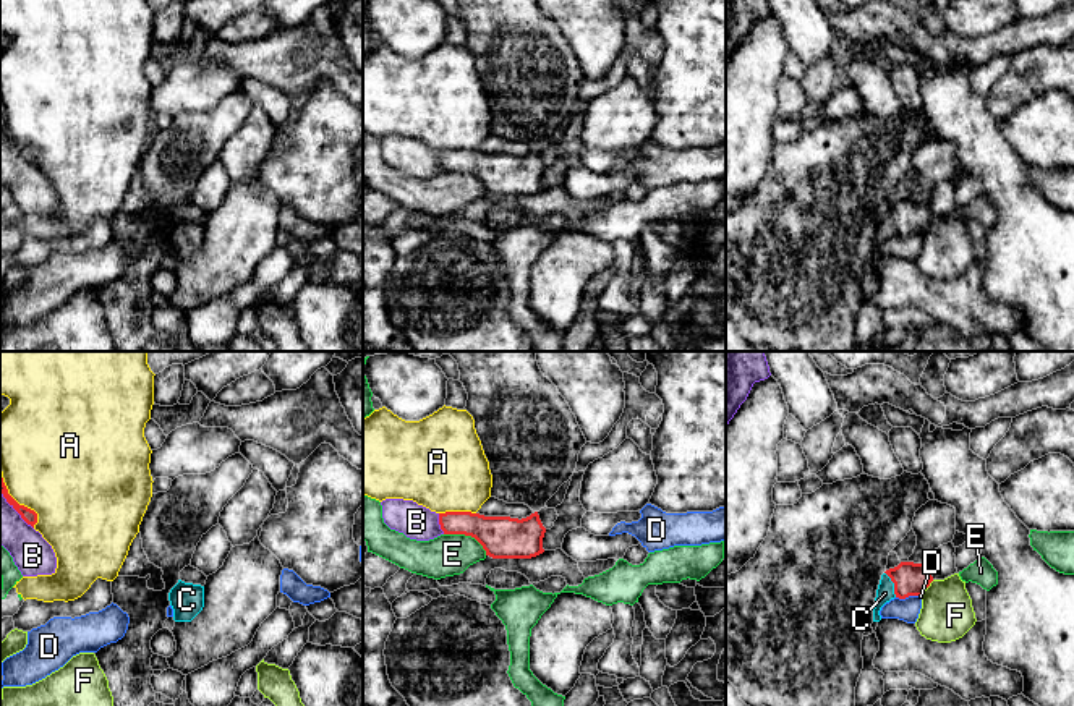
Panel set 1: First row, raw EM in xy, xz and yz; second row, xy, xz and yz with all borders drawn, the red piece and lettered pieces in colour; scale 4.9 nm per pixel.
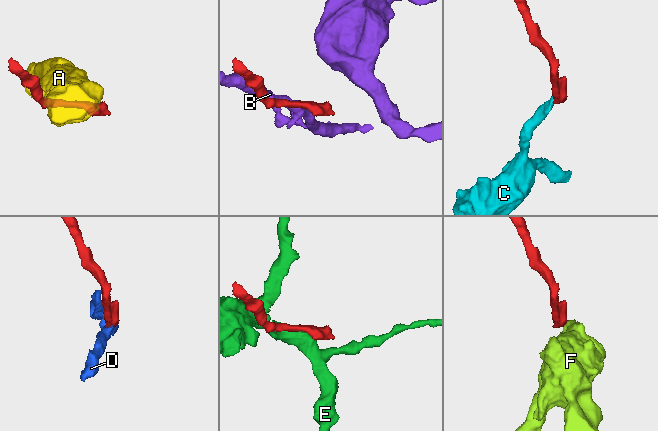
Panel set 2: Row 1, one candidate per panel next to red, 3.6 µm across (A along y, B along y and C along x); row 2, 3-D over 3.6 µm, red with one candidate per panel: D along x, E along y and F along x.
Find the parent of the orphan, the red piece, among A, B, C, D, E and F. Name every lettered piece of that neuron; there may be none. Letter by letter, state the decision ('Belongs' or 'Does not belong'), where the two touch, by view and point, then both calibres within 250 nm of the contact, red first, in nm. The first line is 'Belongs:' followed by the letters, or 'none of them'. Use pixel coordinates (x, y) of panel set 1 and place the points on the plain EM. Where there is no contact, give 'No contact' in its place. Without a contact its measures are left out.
Belongs: C
A: Does not belong. Touches red at xz (457, 149). Thickness 200 nm (red) against 440 nm
B: Does not belong. Touches red at xz (439, 161). Thickness 150 nm (red) against 170 nm
C: Belongs. Touches red at yz (894, 222). Thickness 170 nm (red) against 90 nm
D: Does not belong. Touches red at yz (907, 233). Thickness 170 nm (red) against 120 nm
E: Does not belong. Touches red at xz (467, 172). Thickness 200 nm (red) against 200 nm
F: Does not belong. Touches red at yz (927, 224). Thickness 170 nm (red) against 260 nm

